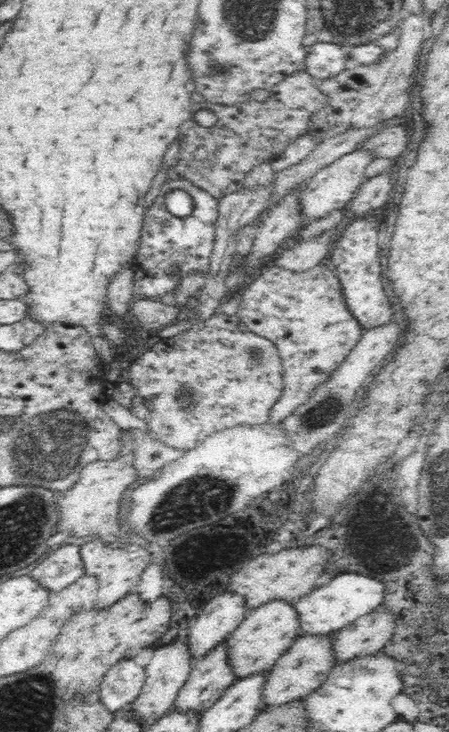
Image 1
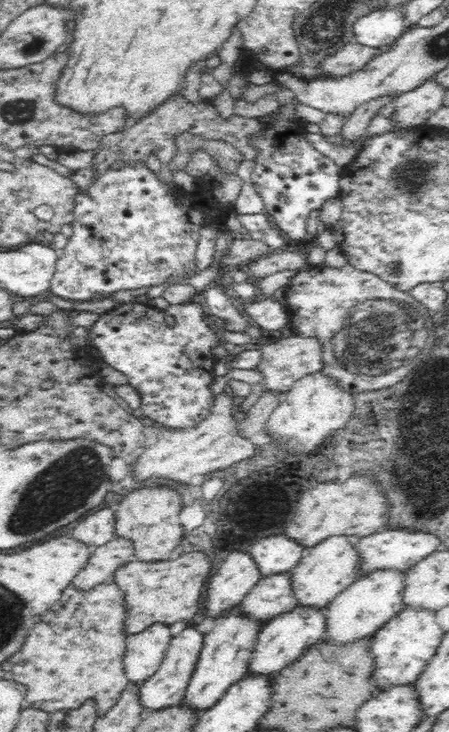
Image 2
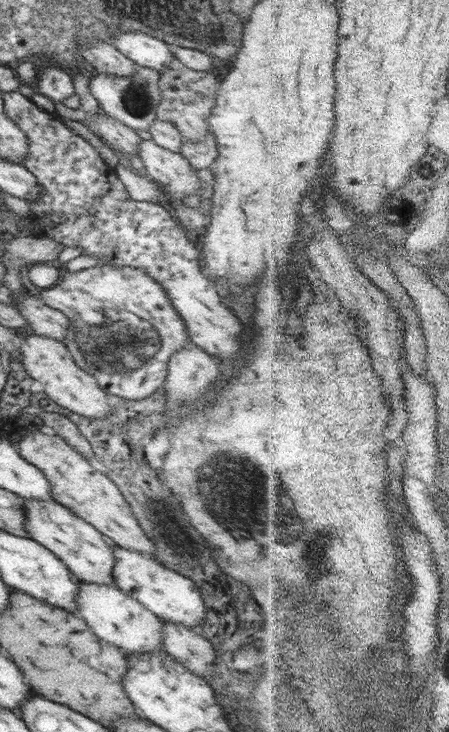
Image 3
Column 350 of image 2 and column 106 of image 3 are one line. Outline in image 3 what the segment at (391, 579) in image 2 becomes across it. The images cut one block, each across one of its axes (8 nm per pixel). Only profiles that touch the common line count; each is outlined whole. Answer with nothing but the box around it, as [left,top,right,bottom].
[76,581,163,654]

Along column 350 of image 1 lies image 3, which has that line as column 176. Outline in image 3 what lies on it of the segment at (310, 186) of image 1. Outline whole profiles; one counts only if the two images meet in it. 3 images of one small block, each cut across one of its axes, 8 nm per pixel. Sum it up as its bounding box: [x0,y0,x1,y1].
[137,139,202,202]

